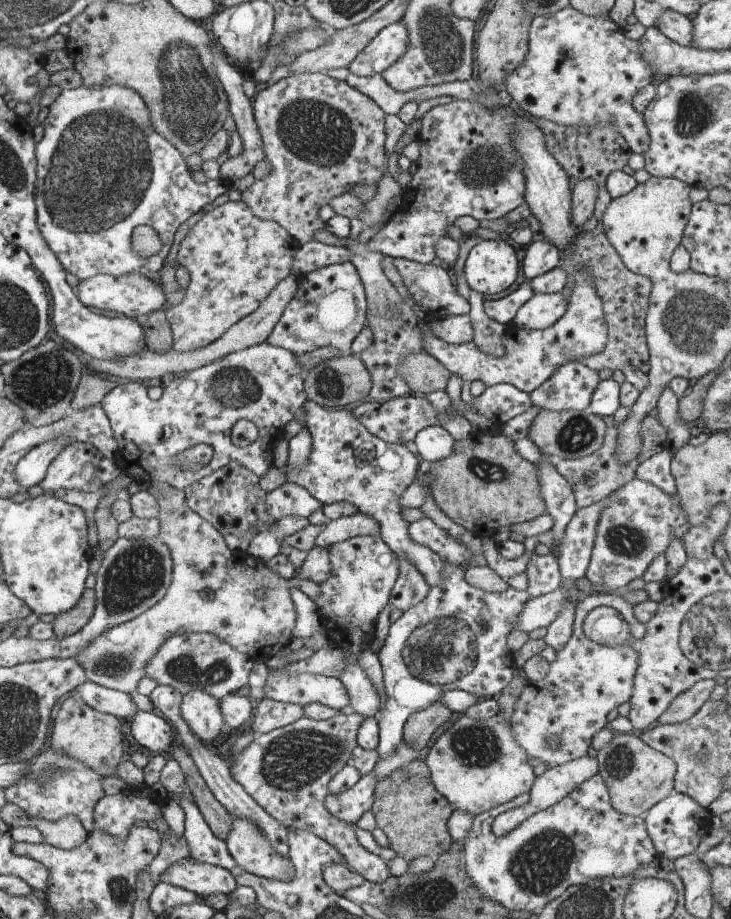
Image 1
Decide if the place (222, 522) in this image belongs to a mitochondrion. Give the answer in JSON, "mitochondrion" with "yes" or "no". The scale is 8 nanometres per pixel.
{"mitochondrion":"no"}

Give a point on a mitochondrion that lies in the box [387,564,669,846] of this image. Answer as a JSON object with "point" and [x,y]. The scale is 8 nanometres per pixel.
{"point":[445,648]}

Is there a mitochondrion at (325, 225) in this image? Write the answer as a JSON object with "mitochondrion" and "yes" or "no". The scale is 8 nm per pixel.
{"mitochondrion":"no"}

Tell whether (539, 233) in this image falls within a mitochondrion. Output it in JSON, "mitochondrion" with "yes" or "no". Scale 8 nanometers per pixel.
{"mitochondrion":"no"}

